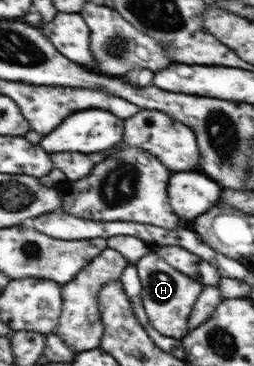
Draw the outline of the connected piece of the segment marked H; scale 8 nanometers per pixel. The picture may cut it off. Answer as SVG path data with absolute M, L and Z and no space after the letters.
M155 252L142 256L133 264L137 268L141 279L141 298L149 322L155 330L163 336L170 336L174 339L181 339L188 333L187 324L194 304L203 290L203 285L186 274L179 272L170 264L165 264Z

